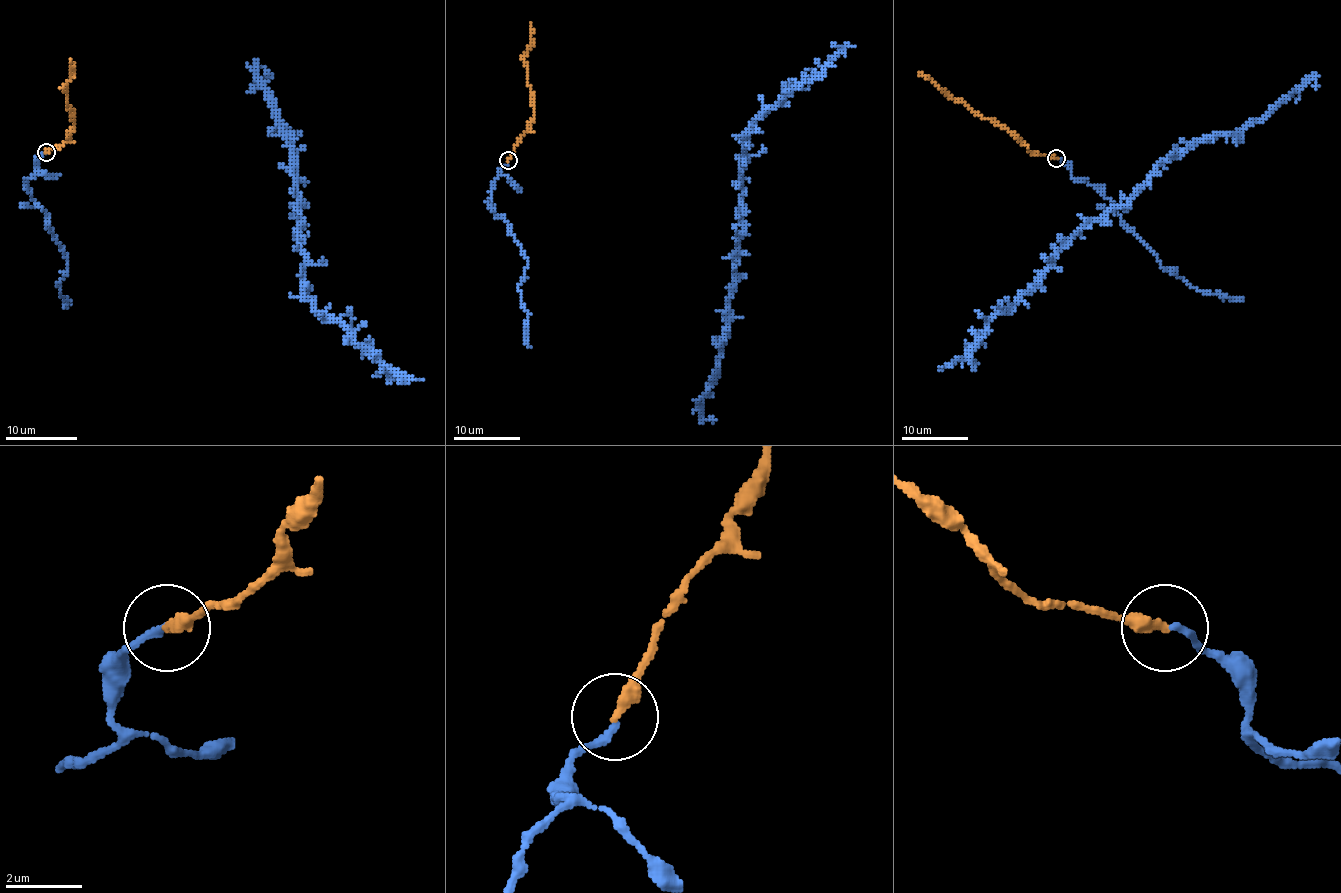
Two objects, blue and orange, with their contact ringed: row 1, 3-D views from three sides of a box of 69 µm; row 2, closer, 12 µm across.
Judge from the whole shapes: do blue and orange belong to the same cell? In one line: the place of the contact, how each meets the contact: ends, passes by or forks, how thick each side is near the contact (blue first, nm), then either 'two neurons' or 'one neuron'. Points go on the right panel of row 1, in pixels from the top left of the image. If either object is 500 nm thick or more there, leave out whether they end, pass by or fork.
at (1056, 158); blue ends there; orange ends there; 190 nm thick on the blue side, 340 nm on the other; one neuron

